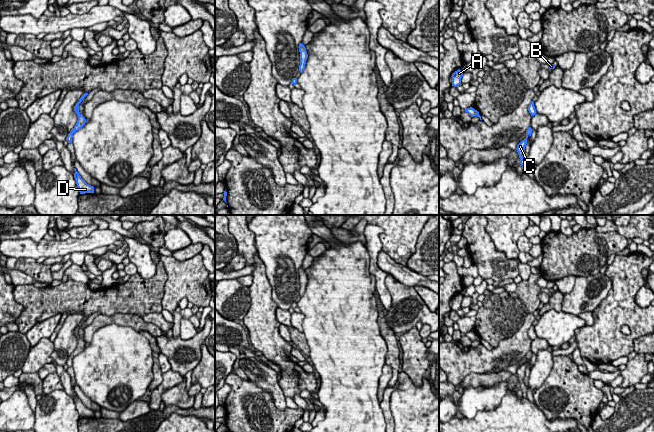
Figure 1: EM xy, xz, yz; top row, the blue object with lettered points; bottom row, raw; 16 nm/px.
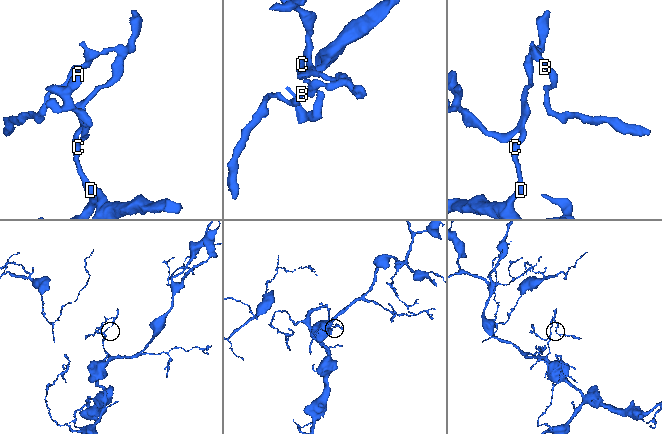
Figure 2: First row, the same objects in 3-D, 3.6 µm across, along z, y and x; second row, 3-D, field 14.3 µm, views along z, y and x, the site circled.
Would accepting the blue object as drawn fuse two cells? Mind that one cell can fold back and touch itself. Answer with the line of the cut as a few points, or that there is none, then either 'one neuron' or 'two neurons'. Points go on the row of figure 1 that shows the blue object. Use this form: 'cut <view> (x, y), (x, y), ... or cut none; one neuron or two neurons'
cut none; one neuron

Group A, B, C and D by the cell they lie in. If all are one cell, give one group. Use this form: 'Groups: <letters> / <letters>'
Groups: A B C D

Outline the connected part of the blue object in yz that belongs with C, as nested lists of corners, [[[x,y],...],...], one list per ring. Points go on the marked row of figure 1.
[[[529,127],[527,130],[526,130],[526,138],[524,140],[522,140],[518,145],[517,145],[517,152],[518,152],[518,155],[519,155],[519,158],[520,158],[520,164],[522,166],[522,169],[523,169],[523,173],[524,174],[527,174],[527,163],[525,162],[524,160],[524,154],[525,154],[525,146],[527,144],[527,138],[529,136],[531,136],[532,134],[532,128]]]

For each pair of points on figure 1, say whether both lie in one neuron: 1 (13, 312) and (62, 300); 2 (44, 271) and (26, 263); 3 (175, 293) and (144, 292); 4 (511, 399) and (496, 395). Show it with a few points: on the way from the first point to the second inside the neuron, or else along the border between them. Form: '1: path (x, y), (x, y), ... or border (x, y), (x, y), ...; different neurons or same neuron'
1: border (13, 288), (13, 298), (23, 307), (16, 322); different neurons
2: path (40, 271), (30, 267); same neuron
3: border (165, 270), (166, 282), (162, 298), (162, 310); different neurons
4: border (515, 392), (508, 390), (497, 406), (484, 409); different neurons

